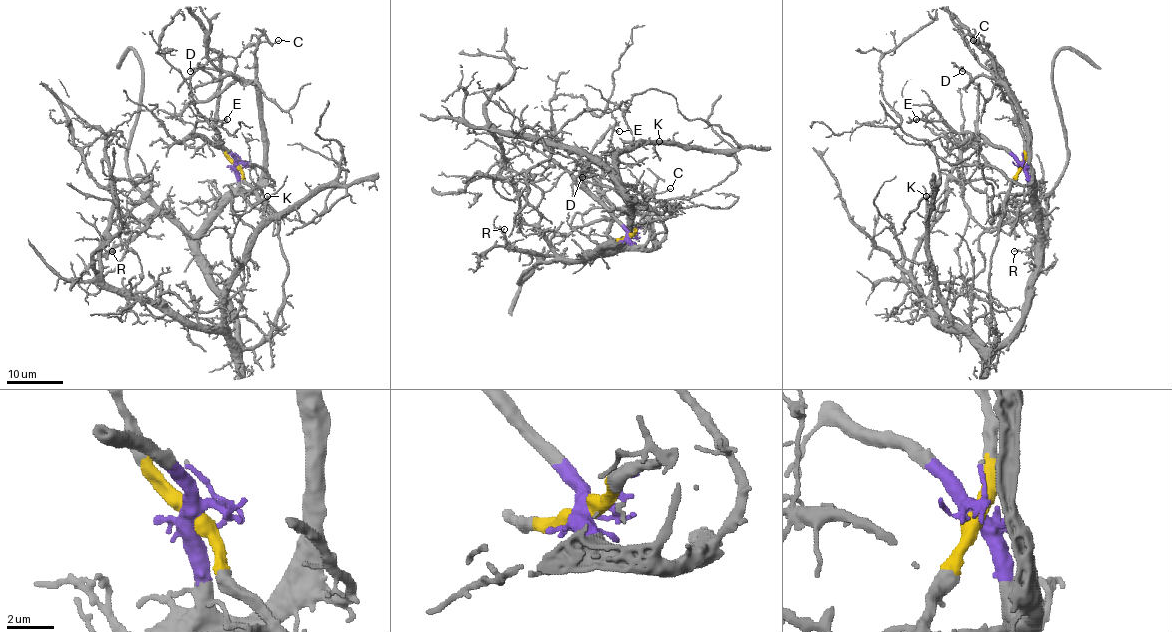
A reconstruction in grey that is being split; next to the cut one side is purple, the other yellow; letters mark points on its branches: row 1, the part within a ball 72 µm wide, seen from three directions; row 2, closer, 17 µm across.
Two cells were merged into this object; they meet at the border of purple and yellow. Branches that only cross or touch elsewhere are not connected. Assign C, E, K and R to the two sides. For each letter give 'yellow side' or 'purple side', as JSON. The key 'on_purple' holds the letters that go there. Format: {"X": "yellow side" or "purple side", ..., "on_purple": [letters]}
{"C": "yellow side", "E": "purple side", "K": "purple side", "R": "purple side", "on_purple": ["E", "K", "R"]}

